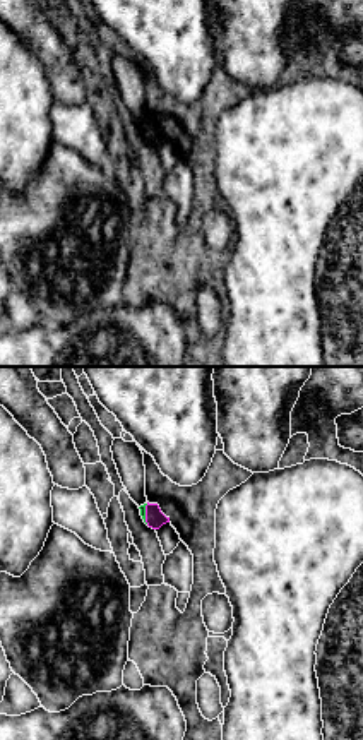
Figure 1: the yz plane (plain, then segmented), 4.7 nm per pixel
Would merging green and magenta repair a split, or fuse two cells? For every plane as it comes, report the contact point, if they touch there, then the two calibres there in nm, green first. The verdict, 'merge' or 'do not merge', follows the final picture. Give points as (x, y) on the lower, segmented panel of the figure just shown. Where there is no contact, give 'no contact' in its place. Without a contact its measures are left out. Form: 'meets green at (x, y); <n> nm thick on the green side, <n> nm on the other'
meets green at (144, 514); 30 nm thick on the green side, 90 nm on the other

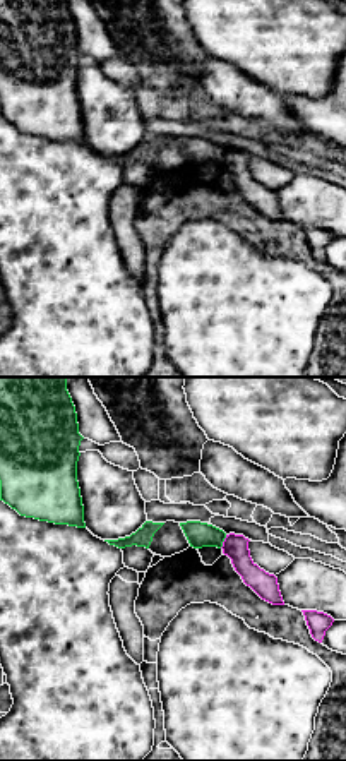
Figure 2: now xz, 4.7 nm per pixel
meets green at (223, 540); 120 nm thick on the green side, 110 nm on the other

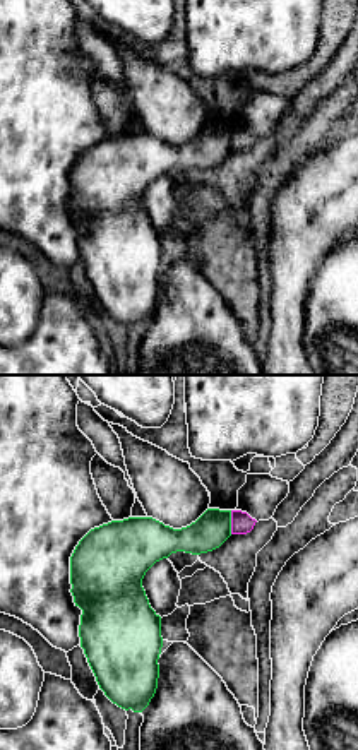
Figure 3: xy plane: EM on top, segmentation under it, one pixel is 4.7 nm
meets green at (230, 523); 170 nm thick on the green side, 100 nm on the other

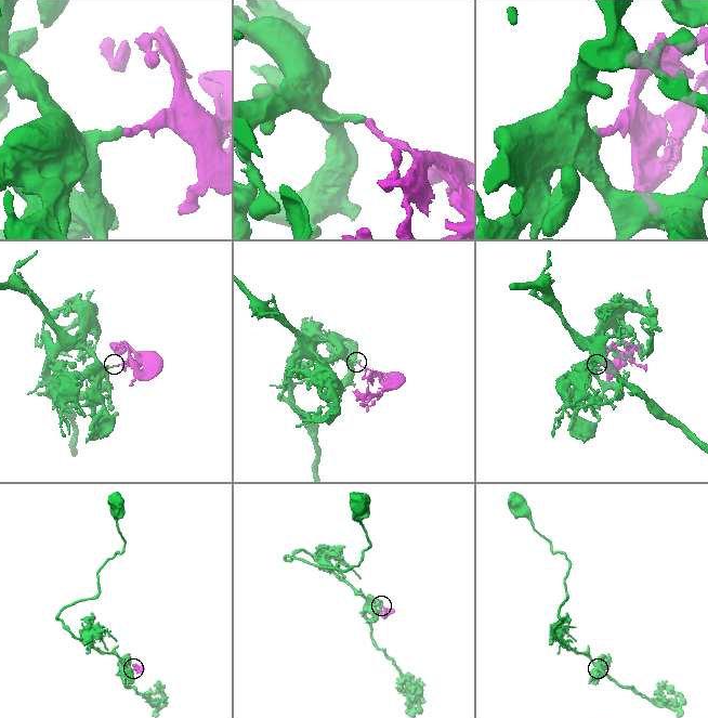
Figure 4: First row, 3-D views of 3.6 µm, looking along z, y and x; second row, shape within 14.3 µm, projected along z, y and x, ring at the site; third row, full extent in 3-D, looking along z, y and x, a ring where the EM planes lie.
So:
do not merge

